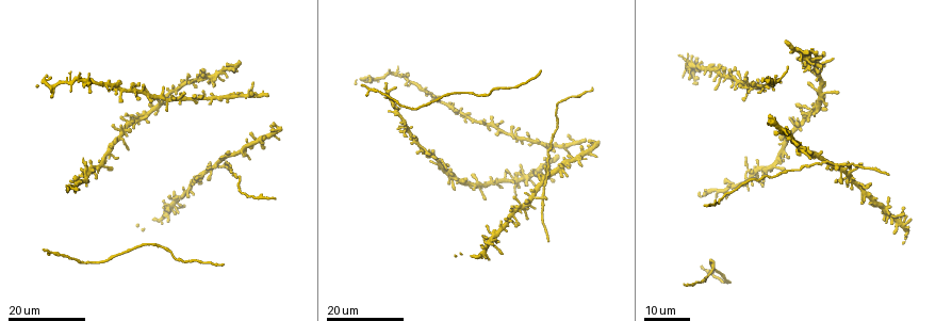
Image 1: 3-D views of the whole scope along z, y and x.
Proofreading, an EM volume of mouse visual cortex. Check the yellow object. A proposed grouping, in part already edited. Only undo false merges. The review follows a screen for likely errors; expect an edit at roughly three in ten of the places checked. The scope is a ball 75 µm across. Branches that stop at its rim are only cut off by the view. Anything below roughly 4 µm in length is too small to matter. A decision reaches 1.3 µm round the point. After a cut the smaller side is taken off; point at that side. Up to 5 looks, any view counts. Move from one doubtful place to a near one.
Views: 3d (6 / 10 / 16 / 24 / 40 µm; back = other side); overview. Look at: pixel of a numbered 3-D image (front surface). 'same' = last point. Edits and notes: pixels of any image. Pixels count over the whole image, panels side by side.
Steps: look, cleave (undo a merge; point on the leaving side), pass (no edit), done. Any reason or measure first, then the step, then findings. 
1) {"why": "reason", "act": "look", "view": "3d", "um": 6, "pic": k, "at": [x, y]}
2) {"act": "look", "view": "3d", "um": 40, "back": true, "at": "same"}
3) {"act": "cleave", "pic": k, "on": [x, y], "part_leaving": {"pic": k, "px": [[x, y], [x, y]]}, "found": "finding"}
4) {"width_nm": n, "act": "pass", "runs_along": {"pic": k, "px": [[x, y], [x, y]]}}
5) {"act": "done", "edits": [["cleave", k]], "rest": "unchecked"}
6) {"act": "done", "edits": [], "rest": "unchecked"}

{"why": "thin arm on a thick one", "act": "look", "view": "3d", "um": 16, "pic": 1, "at": [525, 207]}

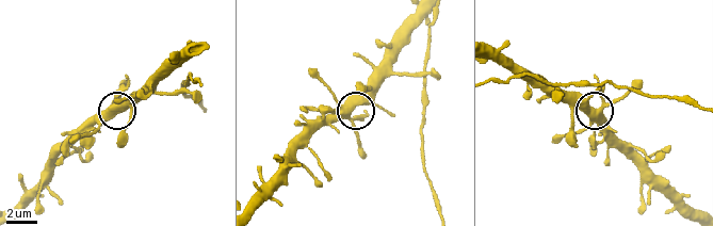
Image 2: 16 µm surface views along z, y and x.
{"act": "look", "view": "3d", "um": 10, "pic": 2, "at": [599, 110]}

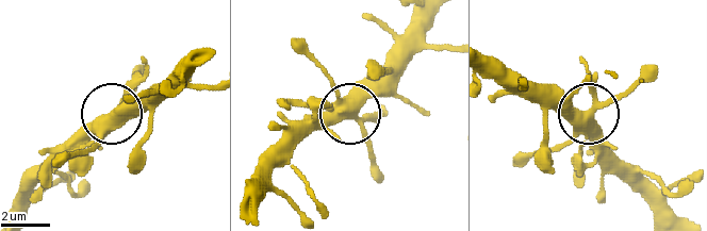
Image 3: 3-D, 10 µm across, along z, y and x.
{"act": "pass", "runs_along": {"pic": 3, "px": [[436, 15], [415, 46], [355, 106], [377, 172]]}, "found": "all the same cell"}

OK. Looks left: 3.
{"why": "three-way junction", "act": "look", "view": "3d", "um": 16, "pic": 1, "at": [718, 193]}

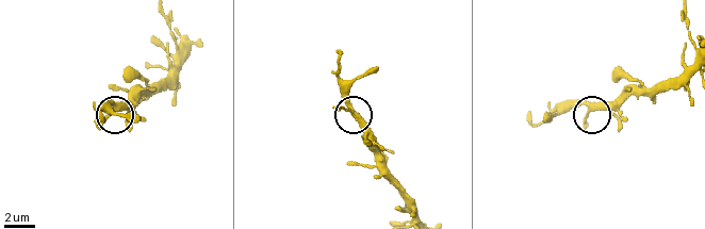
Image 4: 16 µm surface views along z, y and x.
{"why": "zoom in", "act": "look", "view": "3d", "um": 6, "pic": 4, "at": [355, 115]}

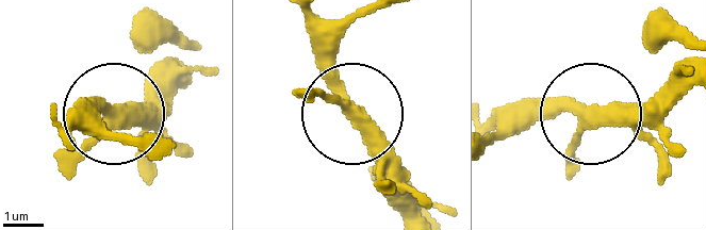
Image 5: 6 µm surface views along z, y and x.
{"side_arm_um": 5, "arms": 3, "act": "pass", "found": "continuous, no second cell"}

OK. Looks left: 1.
{"act": "done", "edits": [], "rest": "unchecked"}

